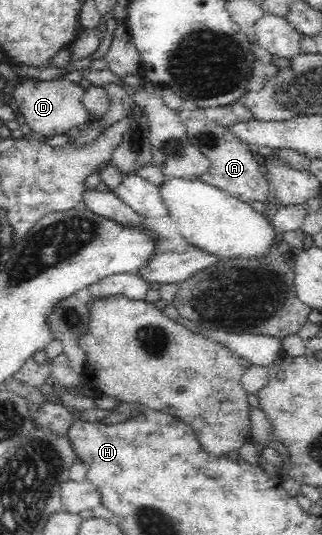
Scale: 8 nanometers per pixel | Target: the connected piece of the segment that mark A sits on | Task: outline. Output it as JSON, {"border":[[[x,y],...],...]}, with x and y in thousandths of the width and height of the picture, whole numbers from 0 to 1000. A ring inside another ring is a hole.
{"border":[[[568,202],[553,206],[550,215],[571,230],[593,267],[649,299],[646,320],[624,329],[606,331],[640,346],[661,346],[733,368],[742,376],[829,376],[848,364],[845,348],[829,340],[807,312],[798,292],[773,286],[755,265],[730,256],[702,237],[674,228],[649,226],[627,207],[581,207]]]}

